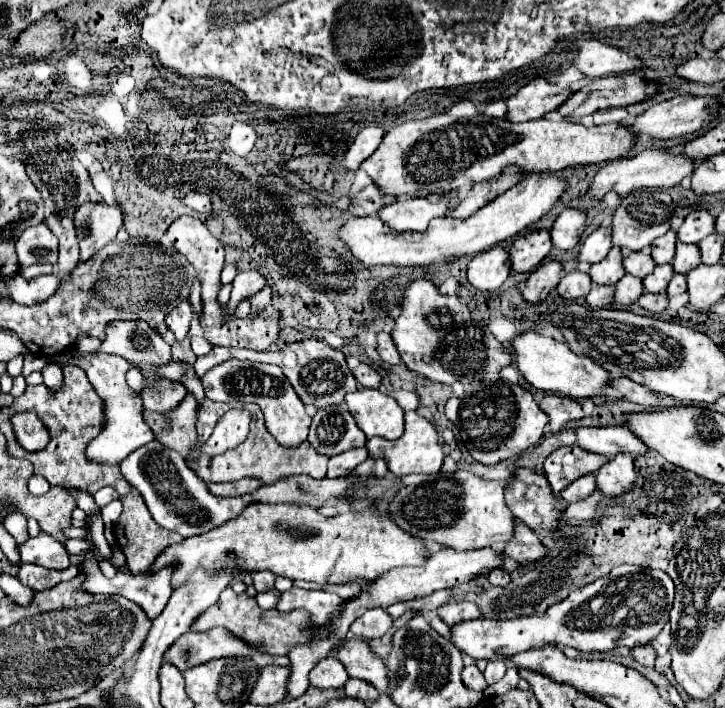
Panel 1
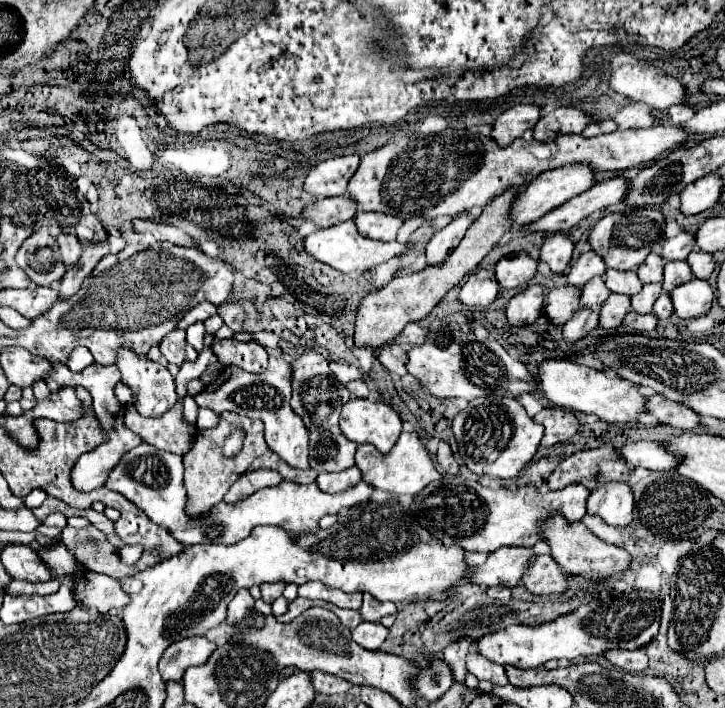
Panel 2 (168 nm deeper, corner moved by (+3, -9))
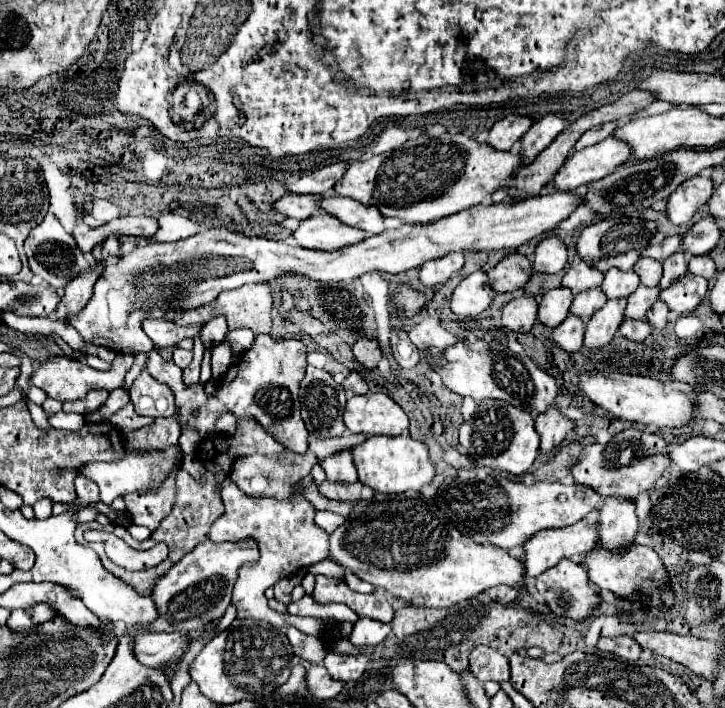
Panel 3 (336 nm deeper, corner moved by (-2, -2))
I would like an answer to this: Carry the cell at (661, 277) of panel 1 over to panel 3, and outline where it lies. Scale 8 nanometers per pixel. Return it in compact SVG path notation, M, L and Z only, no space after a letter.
M638 286L636 292L632 292L628 296L628 306L626 306L626 318L634 318L634 320L642 320L646 316L646 312L650 310L650 306L658 300L660 294L660 286L648 288L648 286Z

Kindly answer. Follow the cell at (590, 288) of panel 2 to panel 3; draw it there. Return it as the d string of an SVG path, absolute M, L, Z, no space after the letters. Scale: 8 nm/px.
M598 286L598 288L592 288L592 290L584 290L584 292L580 292L580 294L574 298L570 312L576 314L576 316L580 316L584 322L588 322L588 318L590 318L596 310L600 310L606 300L608 300L608 298L606 298L606 294L602 292L600 286Z

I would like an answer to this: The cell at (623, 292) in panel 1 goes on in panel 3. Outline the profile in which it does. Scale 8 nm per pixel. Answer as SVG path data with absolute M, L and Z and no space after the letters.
M626 298L608 300L586 324L584 346L598 348L608 344L624 320L624 308L626 308Z

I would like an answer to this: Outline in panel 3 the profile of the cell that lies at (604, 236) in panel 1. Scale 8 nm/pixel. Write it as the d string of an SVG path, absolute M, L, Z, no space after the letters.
M578 260L564 274L562 286L570 288L574 294L578 294L578 292L584 292L588 288L600 286L602 284L602 278L604 278L604 274L600 270L596 270L594 266L586 264L584 260Z

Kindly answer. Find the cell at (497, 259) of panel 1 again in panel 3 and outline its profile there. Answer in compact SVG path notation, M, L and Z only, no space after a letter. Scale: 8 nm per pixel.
M478 270L466 276L452 294L452 312L460 316L460 320L476 318L482 310L492 304L494 290L490 288L488 274Z

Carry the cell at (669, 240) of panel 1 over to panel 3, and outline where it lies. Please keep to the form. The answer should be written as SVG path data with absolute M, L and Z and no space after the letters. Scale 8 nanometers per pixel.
M640 258L634 266L634 272L640 276L640 282L644 286L658 286L662 278L662 262L654 258Z

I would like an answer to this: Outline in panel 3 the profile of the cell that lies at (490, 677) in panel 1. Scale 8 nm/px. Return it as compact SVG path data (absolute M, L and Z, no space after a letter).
M476 646L470 652L470 670L480 682L486 680L504 682L510 678L508 658L490 646Z

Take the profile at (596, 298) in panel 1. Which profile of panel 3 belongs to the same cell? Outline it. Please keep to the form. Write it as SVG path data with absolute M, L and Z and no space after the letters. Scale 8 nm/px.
M570 314L560 326L554 328L554 342L566 352L576 352L584 344L584 330L586 324L582 322L582 318Z

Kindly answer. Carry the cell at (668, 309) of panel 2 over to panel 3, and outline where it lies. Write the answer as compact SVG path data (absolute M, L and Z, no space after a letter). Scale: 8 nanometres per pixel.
M656 300L652 304L652 308L646 314L646 320L654 326L654 328L664 328L668 324L668 308L662 300Z

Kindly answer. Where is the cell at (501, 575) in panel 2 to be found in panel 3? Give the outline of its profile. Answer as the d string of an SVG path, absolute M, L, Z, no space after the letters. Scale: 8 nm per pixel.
M584 522L558 530L540 530L522 544L524 554L518 560L524 564L524 576L536 578L550 566L556 566L560 558L584 554L592 550L596 542L598 532L594 528L586 528Z

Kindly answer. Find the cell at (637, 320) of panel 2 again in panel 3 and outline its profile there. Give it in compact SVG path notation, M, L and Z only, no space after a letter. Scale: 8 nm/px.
M626 318L626 320L620 324L620 332L622 332L622 336L626 336L628 340L642 342L642 340L652 332L652 326L650 326L650 322L644 322L644 320Z

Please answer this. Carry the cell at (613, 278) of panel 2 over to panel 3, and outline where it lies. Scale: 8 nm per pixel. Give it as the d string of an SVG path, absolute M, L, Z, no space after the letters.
M610 268L604 276L602 282L602 290L608 298L626 298L630 296L636 288L640 286L640 278L634 270L630 272L622 272L622 270L614 270Z

